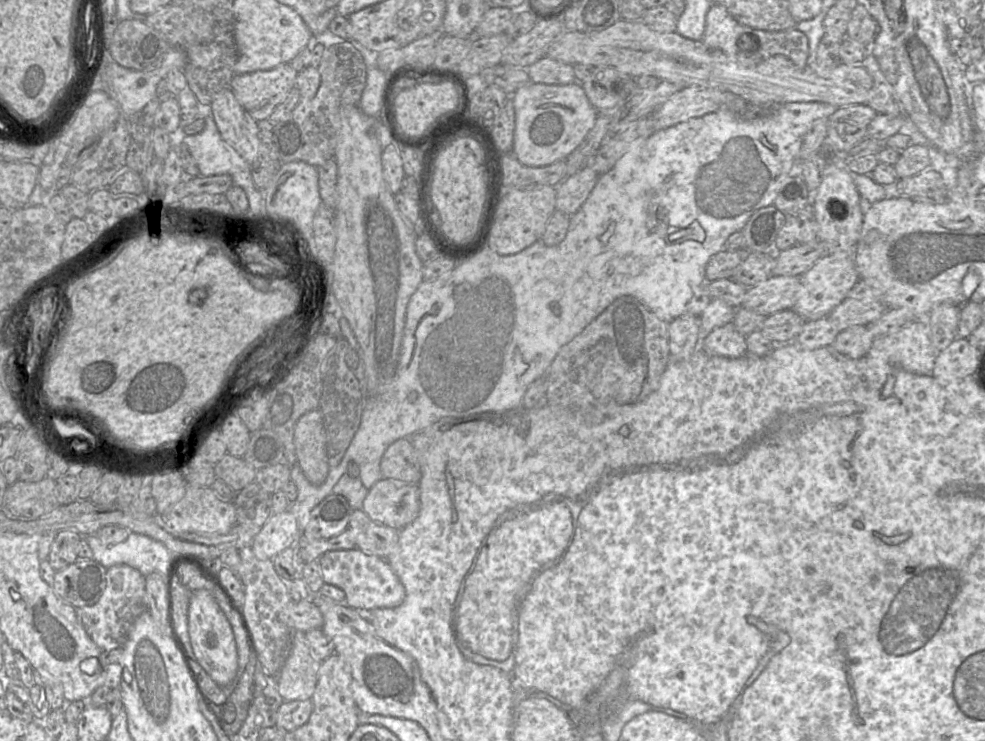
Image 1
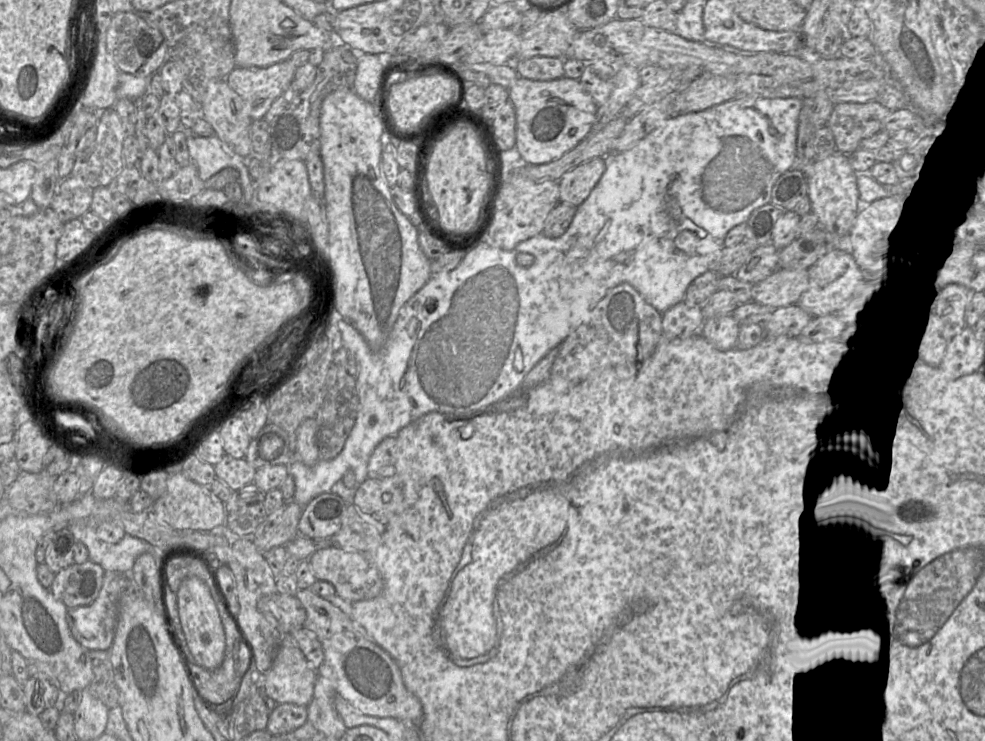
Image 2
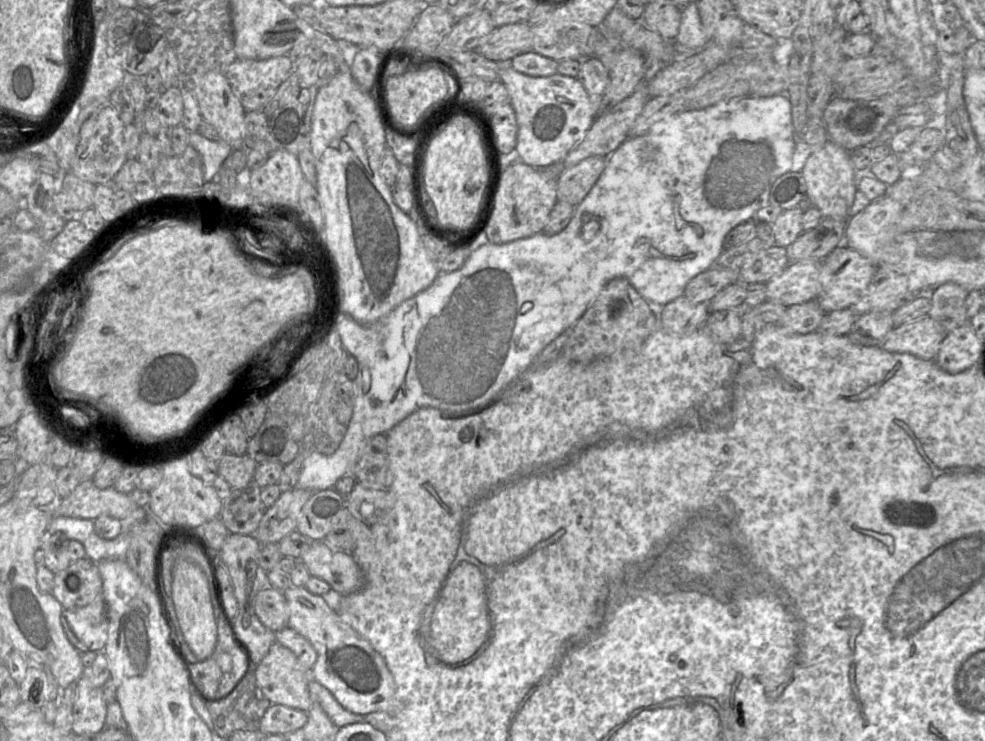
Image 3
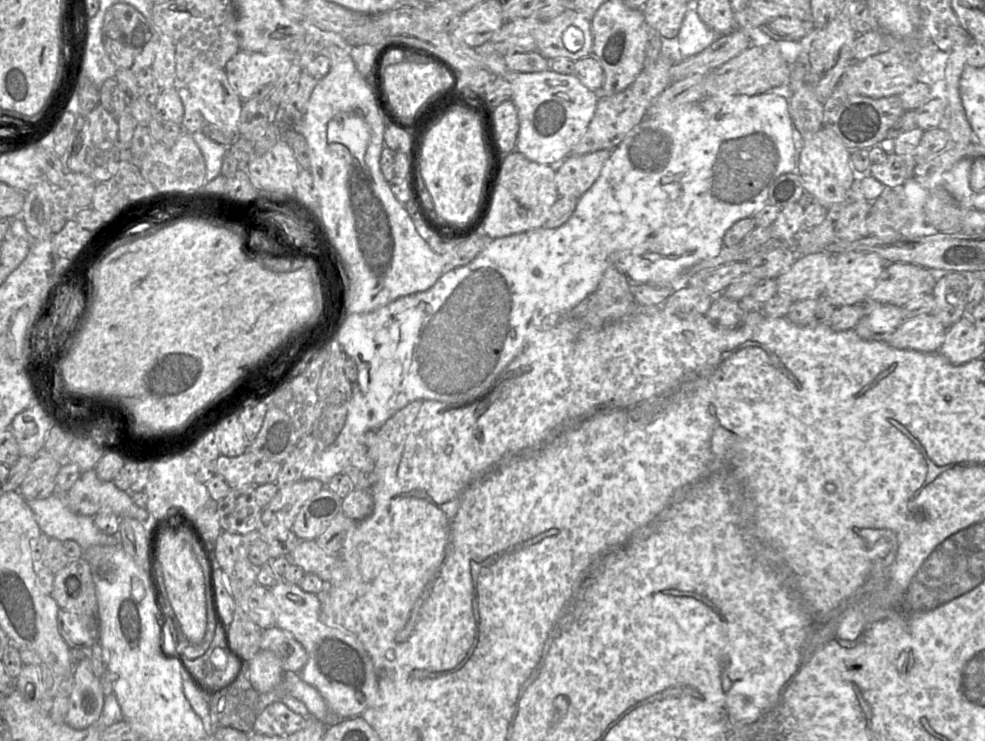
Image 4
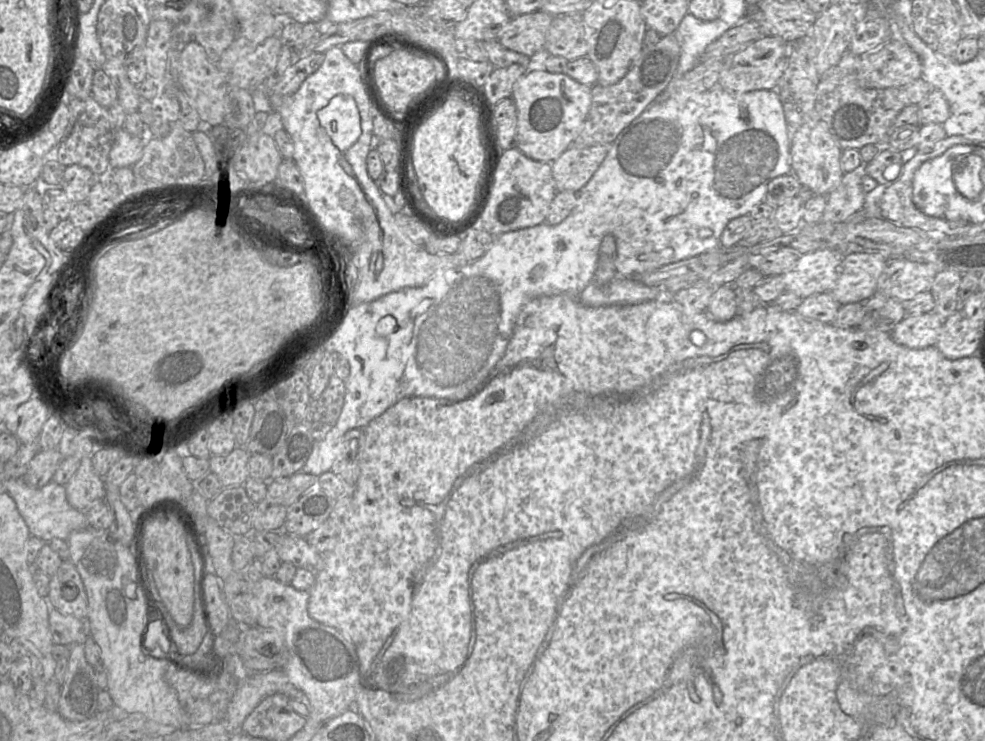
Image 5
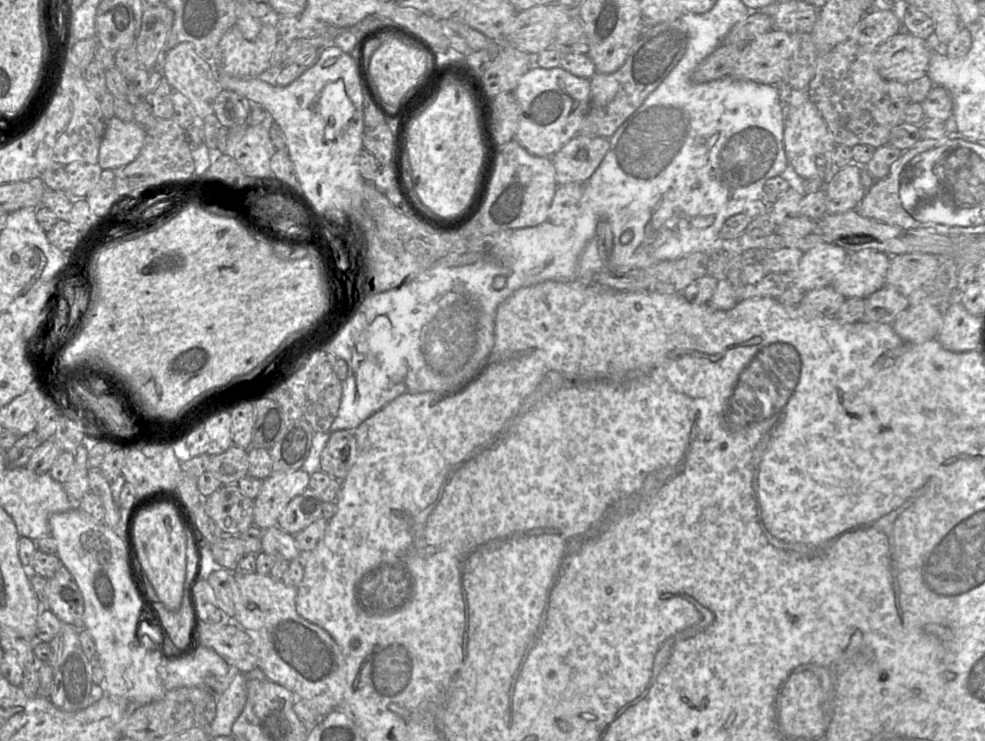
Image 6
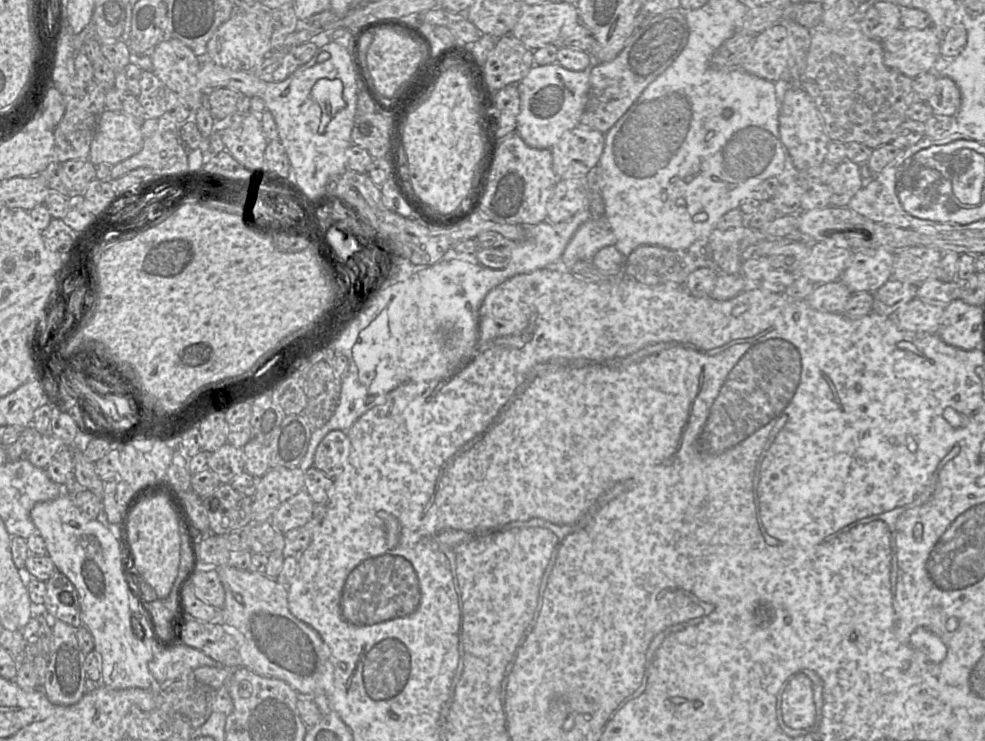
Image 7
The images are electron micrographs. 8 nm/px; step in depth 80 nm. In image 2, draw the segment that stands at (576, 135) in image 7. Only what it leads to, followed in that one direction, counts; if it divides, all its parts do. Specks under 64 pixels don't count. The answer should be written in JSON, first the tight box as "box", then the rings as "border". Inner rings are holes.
{"box":[558,159,605,206],"border":[[[590,159],[566,172],[558,183],[559,202],[579,206],[589,196],[605,171],[605,159]]]}

